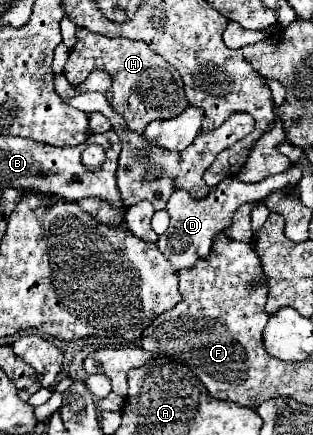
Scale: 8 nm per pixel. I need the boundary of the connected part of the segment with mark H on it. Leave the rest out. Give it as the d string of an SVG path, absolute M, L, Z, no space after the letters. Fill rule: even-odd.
M76 28L76 44L70 50L68 62L64 66L64 76L72 86L78 86L86 80L86 76L92 70L104 70L112 76L112 86L106 90L106 98L112 106L114 112L118 112L124 120L126 126L134 132L144 132L144 128L152 122L152 120L170 120L174 116L180 114L182 110L182 80L180 74L158 54L154 54L144 42L132 42L128 38L104 38L98 36L96 32L86 32L86 28Z

